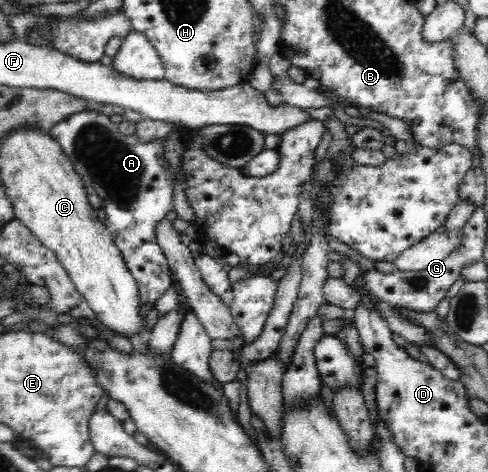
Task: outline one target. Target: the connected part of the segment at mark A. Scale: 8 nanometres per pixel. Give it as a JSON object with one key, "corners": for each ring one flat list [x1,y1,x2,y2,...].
{"corners":[[90,108,72,114,65,120,54,124,50,134,56,138,57,143,67,153,73,168,79,173,84,184,91,185,99,198,103,200,100,211,102,221,106,229,113,235,113,242,121,251,121,258,125,261,129,274,133,275,133,280,137,281,138,306,151,304,153,308,156,300,170,288,169,272,171,268,154,235,155,226,166,218,168,212,174,210,173,184,169,180,169,173,165,169,167,161,163,157,165,156,164,140,142,142,135,135,124,136,118,129,117,123,113,123,106,114]]}

